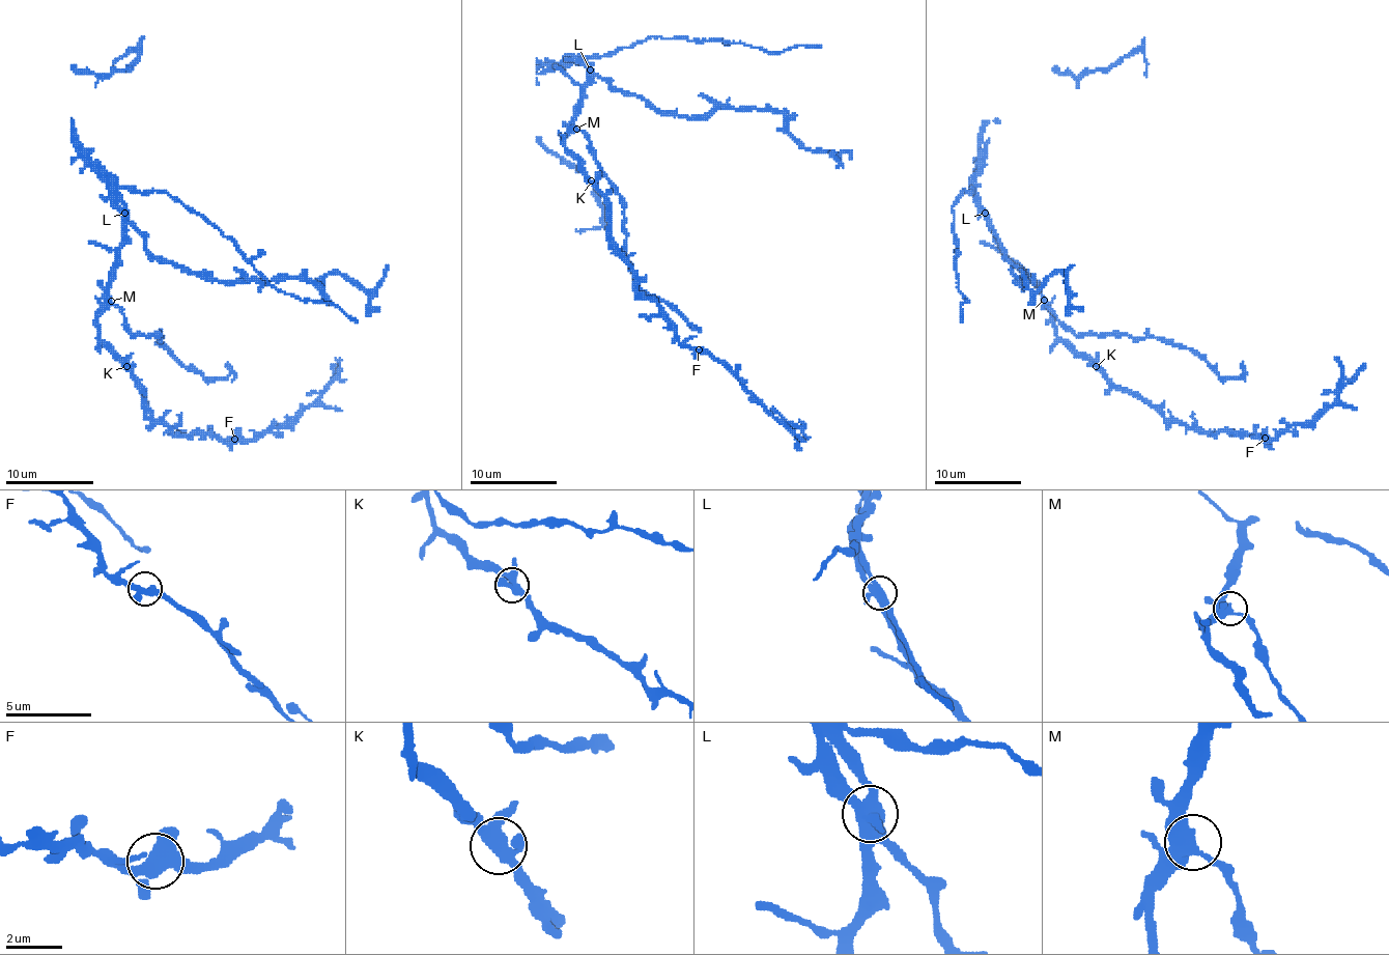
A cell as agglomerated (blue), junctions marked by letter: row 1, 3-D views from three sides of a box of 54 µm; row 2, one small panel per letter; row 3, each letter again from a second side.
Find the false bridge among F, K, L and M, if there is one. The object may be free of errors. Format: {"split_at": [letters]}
{"split_at": []}

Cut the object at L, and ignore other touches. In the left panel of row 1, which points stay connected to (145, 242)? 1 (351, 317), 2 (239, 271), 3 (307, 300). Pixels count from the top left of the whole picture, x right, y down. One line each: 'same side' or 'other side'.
1: other side
2: same side
3: other side

